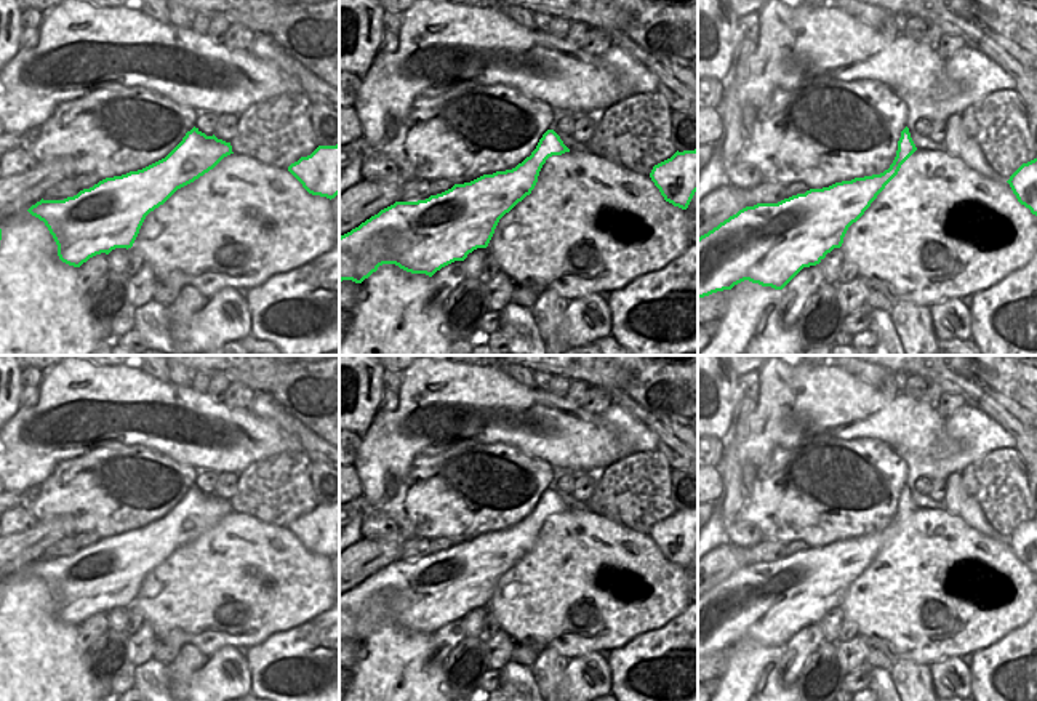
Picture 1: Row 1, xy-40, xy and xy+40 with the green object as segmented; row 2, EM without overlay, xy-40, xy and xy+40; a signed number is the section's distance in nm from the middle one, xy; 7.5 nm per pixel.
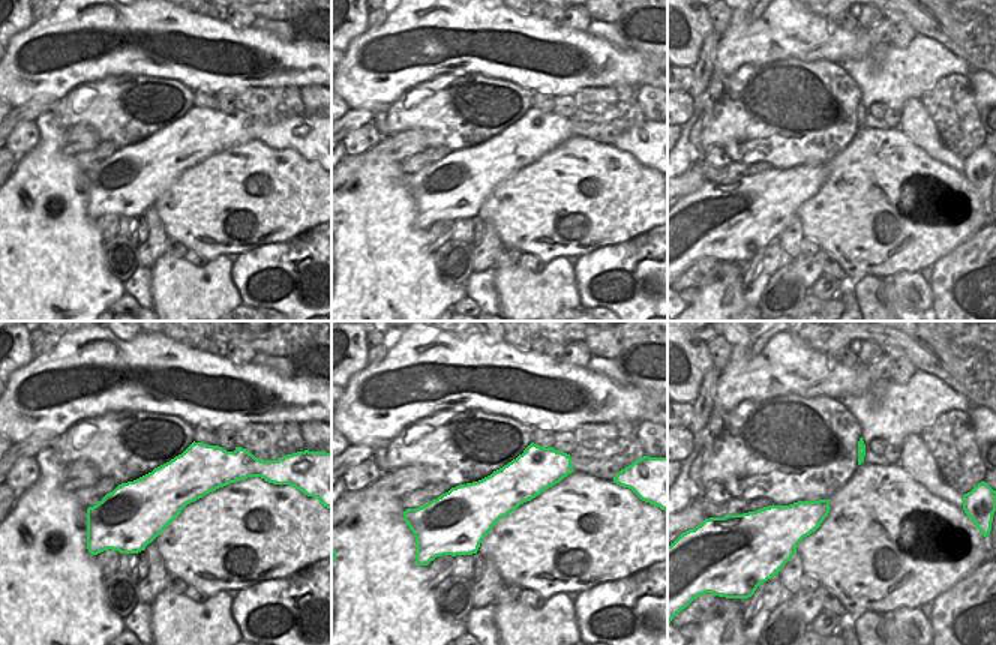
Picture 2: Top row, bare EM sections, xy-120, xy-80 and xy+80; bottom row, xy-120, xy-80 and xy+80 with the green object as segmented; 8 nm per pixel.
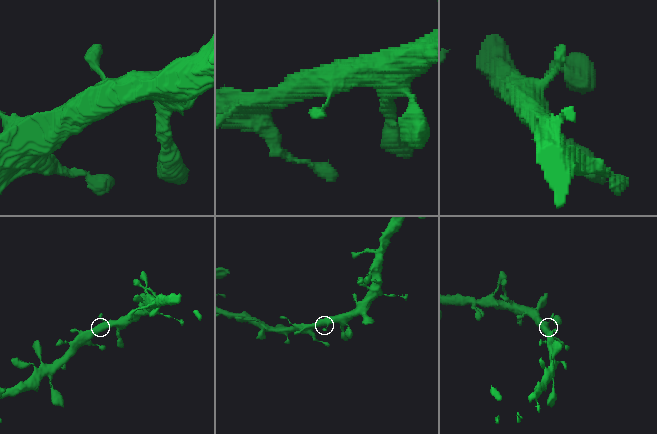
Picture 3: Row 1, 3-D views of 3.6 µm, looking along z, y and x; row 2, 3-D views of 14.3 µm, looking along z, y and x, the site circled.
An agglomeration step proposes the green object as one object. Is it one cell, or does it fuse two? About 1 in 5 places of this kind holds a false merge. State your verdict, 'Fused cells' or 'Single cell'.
Single cell

